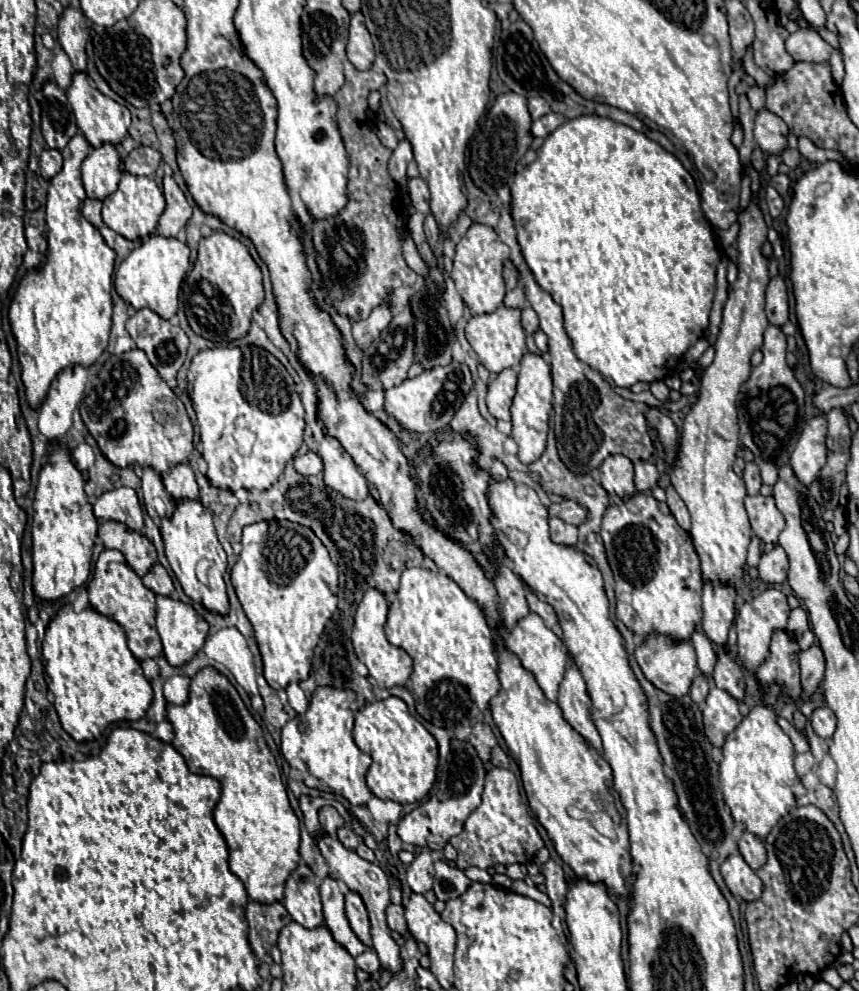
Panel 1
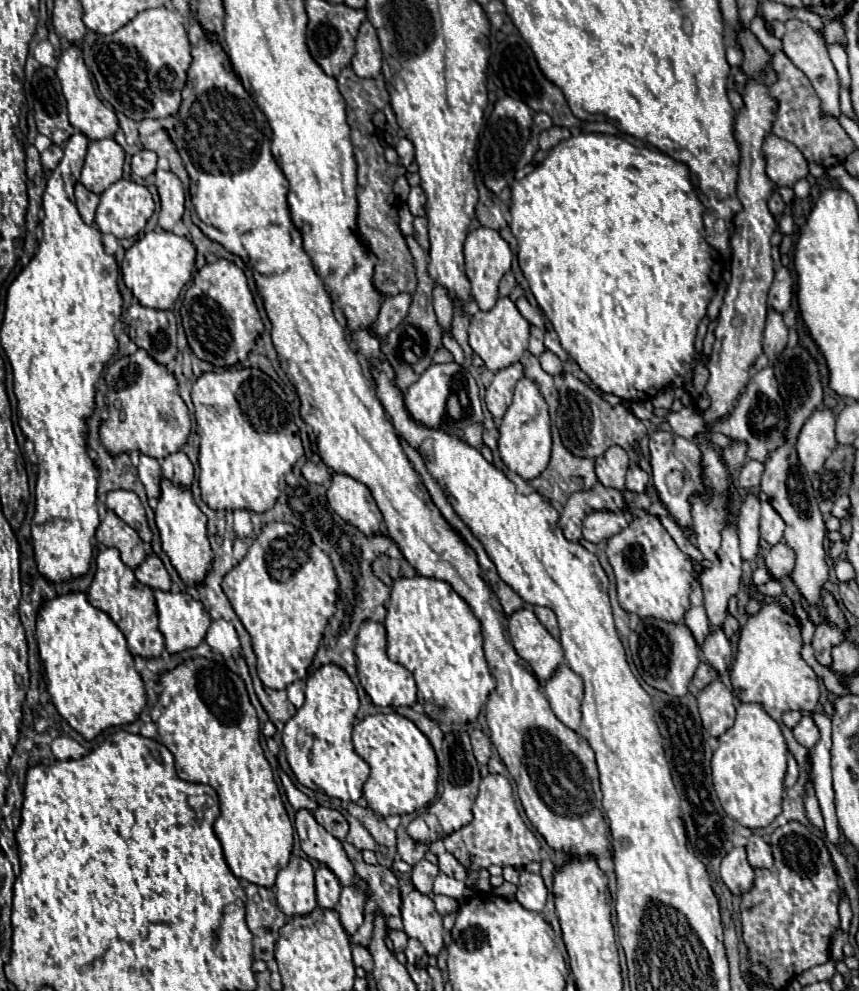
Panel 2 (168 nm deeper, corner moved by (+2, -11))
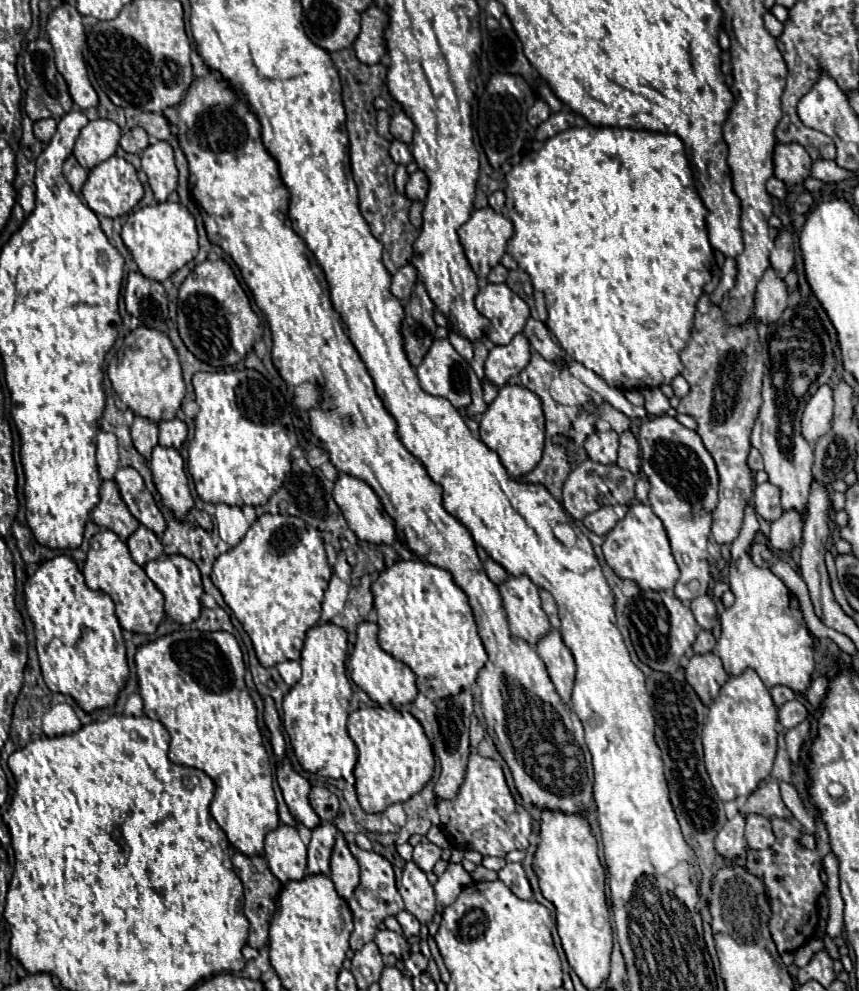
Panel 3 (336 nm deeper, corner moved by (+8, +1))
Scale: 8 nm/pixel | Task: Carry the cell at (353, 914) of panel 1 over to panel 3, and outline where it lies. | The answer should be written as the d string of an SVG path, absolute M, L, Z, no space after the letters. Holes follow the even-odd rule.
M344 837L336 839L334 853L332 853L332 859L330 859L330 871L332 871L330 879L336 887L338 897L348 901L358 887L358 871L360 869L358 869L356 859L352 859L352 853L348 851Z

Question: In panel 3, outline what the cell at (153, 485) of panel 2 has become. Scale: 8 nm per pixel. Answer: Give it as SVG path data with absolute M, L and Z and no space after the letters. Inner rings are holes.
M134 419L132 441L136 451L148 461L152 449L158 445L158 427L154 423L148 423L148 419Z

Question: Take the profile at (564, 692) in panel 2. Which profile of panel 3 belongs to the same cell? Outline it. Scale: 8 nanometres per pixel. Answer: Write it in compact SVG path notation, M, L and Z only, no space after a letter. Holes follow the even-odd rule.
M558 631L548 633L540 643L536 645L536 651L540 659L546 665L546 671L556 687L556 693L564 703L570 703L574 677L576 677L576 665L572 659L572 653L562 641L562 635Z

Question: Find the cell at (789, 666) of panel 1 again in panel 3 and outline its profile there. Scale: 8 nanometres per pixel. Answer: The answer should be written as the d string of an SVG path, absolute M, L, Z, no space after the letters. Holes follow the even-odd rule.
M748 503L744 509L742 531L730 549L732 561L728 583L736 601L720 615L722 635L714 653L722 659L728 675L740 675L746 669L754 669L768 689L786 685L794 693L804 693L810 687L814 671L812 635L806 629L796 595L782 581L778 581L770 569L760 569L752 563L748 551L758 529L756 511L752 503Z

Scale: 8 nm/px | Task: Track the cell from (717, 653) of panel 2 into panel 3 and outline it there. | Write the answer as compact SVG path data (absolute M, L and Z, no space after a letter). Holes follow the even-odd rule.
M704 595L700 599L694 599L692 605L690 605L694 617L696 617L696 623L704 629L704 631L714 631L716 625L718 625L718 613L716 613L716 607L714 607L714 601Z

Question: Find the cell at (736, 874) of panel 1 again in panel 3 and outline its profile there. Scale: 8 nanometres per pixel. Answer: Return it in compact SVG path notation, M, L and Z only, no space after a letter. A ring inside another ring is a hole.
M734 815L718 833L716 837L716 851L728 861L736 861L746 853L746 839L744 839L744 815Z

